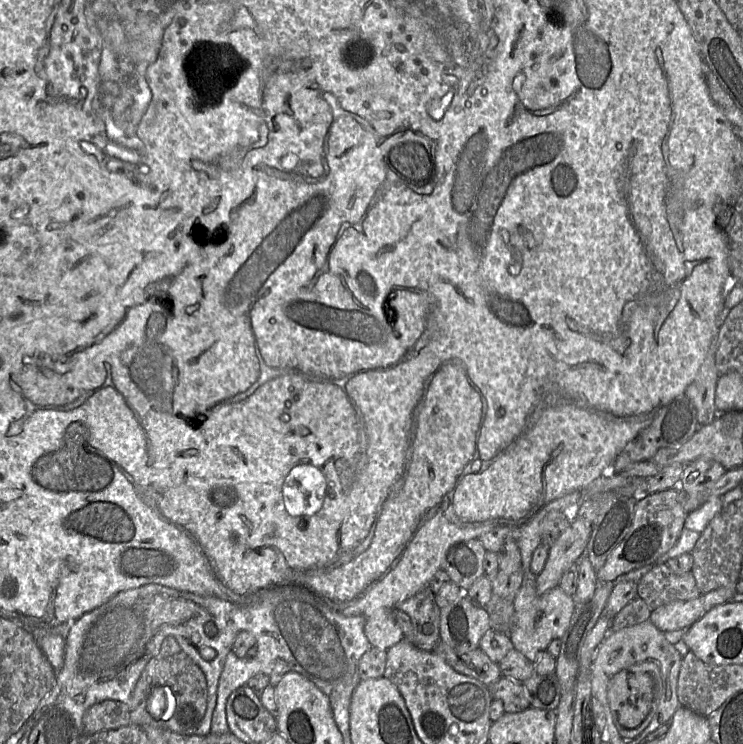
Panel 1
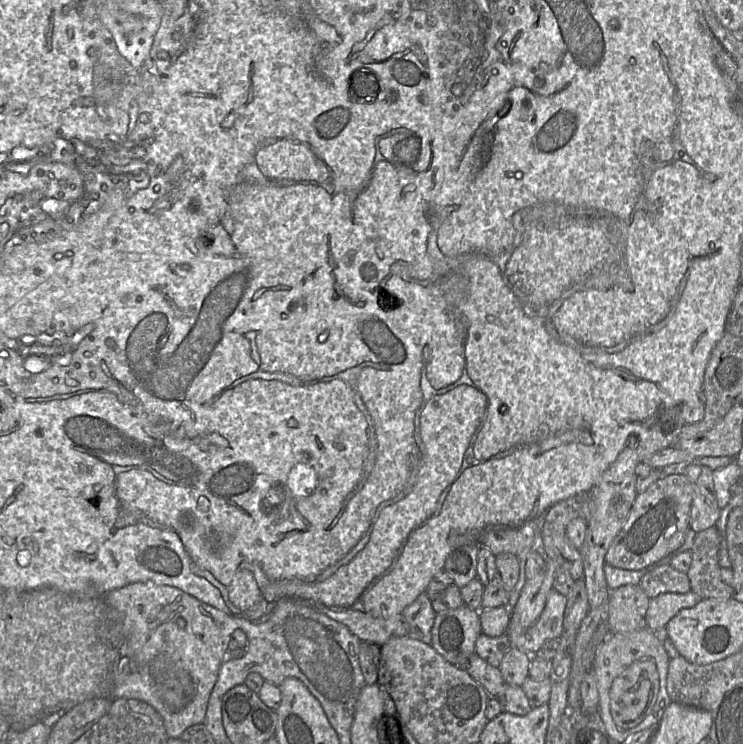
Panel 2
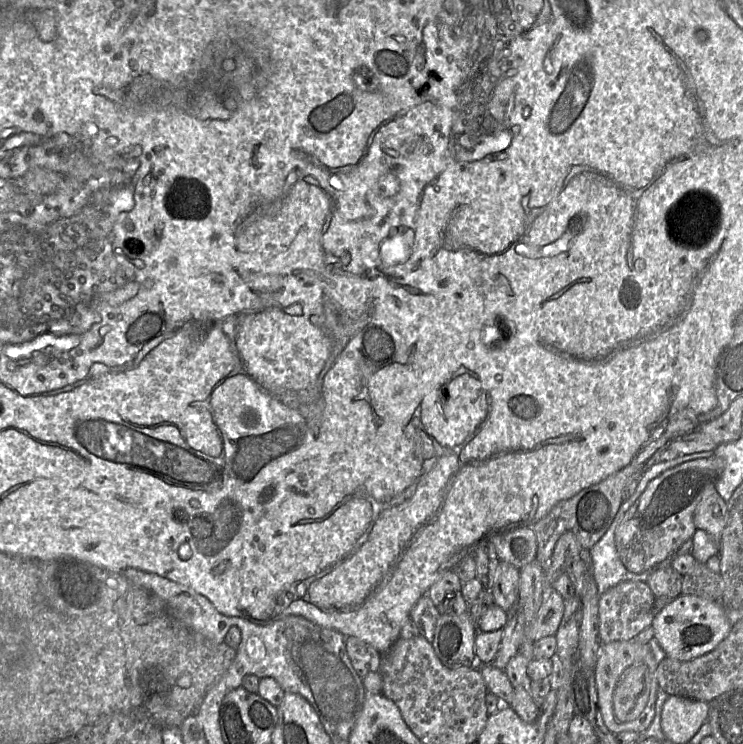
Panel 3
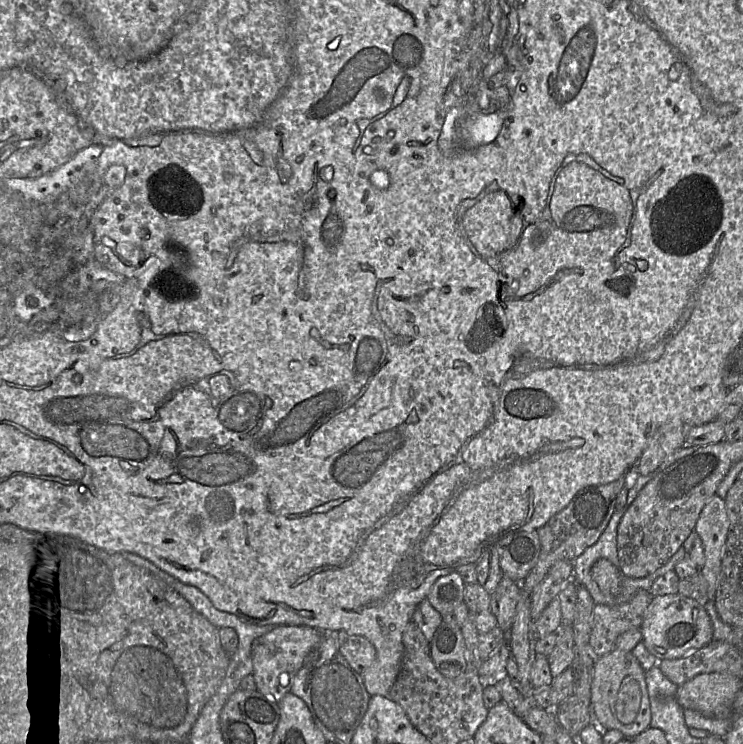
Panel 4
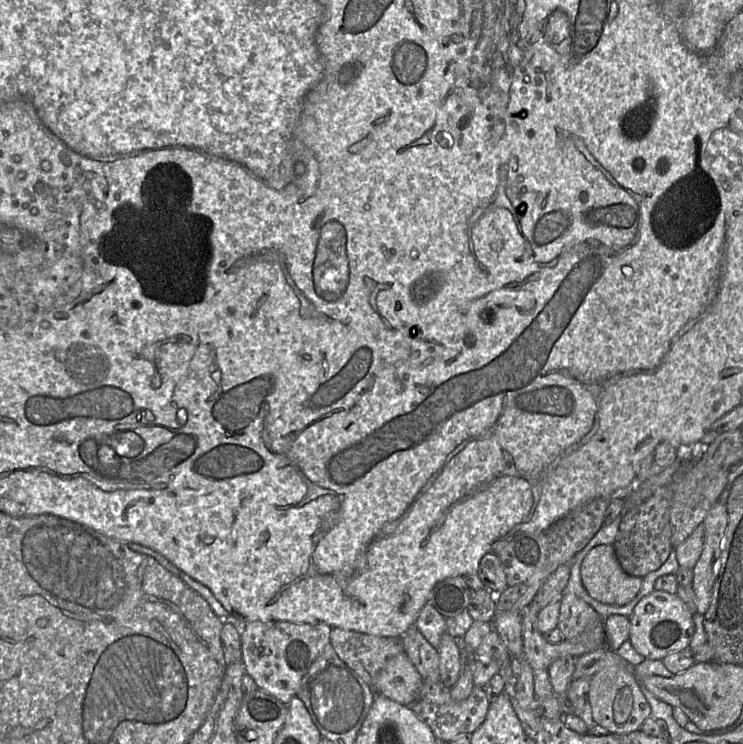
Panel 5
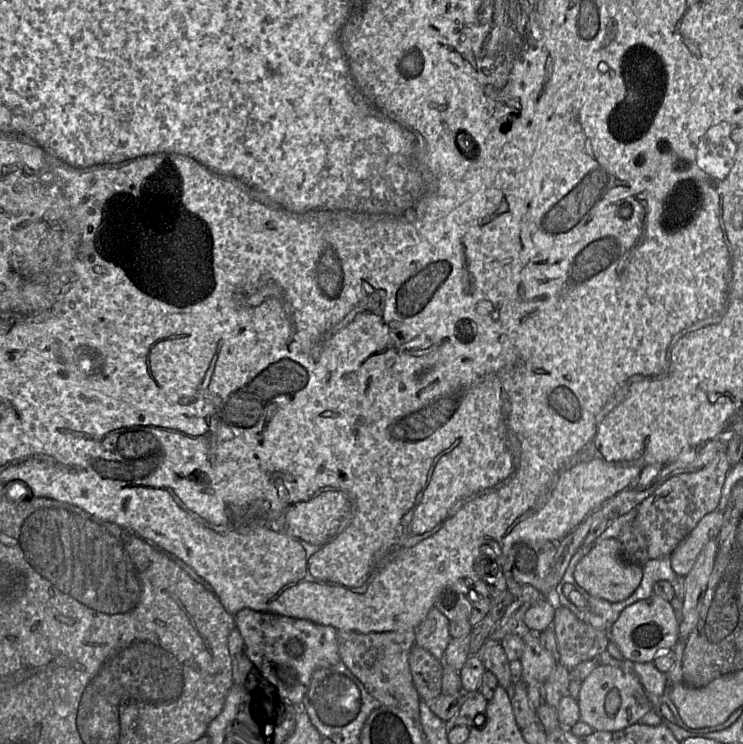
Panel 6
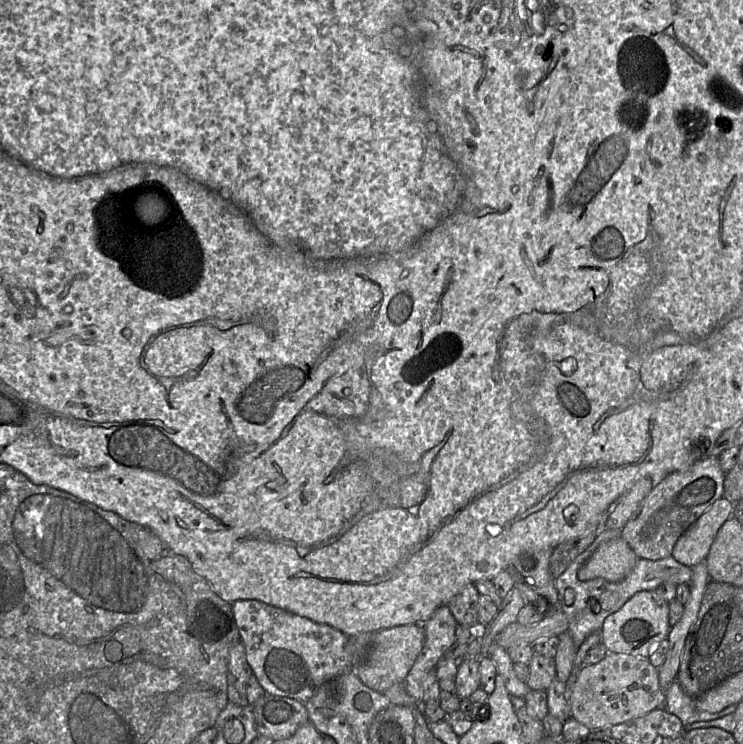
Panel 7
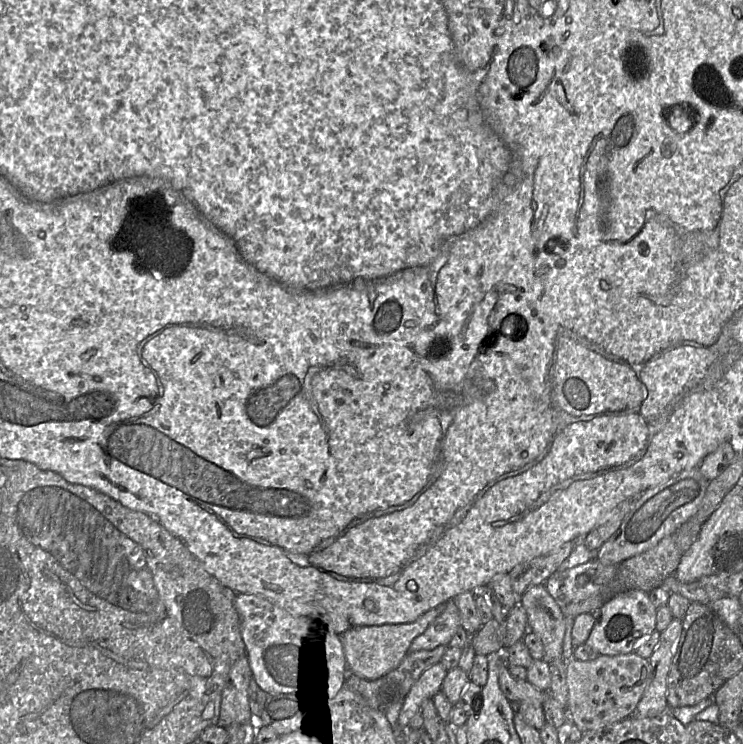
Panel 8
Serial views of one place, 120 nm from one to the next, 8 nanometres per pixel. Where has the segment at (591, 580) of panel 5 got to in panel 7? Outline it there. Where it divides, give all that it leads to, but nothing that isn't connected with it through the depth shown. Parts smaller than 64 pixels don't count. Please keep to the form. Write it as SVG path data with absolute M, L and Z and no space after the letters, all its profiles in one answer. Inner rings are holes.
M619 536L601 544L579 568L577 578L580 581L603 578L619 582L634 569L638 559L628 543Z

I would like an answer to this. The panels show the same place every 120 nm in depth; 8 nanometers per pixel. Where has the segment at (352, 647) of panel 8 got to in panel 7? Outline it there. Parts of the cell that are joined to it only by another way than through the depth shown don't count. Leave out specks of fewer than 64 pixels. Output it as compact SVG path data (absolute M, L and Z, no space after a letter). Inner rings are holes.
M407 624L365 633L372 633L371 646L366 659L353 669L363 684L384 693L392 685L402 683L408 674L423 646L424 627L423 624Z

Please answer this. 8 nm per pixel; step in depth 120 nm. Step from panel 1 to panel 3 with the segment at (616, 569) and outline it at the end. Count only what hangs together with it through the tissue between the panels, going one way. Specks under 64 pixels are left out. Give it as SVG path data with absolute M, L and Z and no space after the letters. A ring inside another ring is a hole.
M715 454L683 462L654 478L625 512L615 531L615 546L626 569L641 573L663 561L670 553L690 539L696 527L693 515L705 488L715 484L723 462Z

